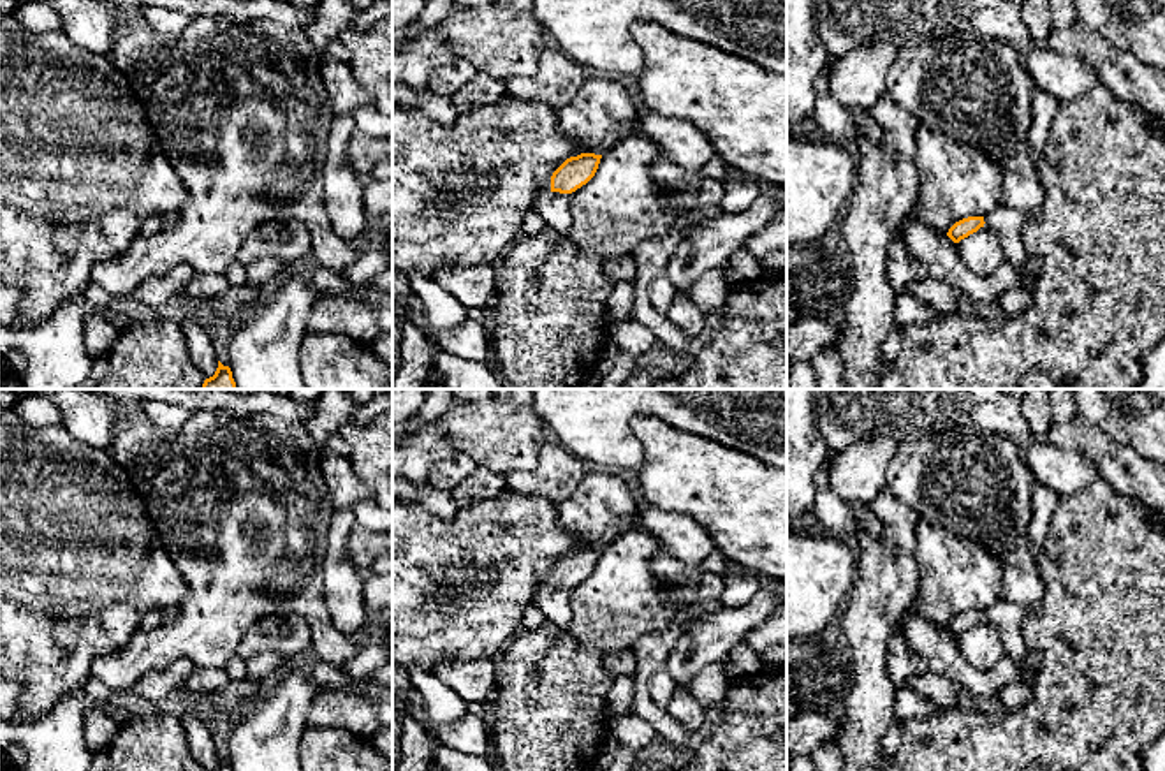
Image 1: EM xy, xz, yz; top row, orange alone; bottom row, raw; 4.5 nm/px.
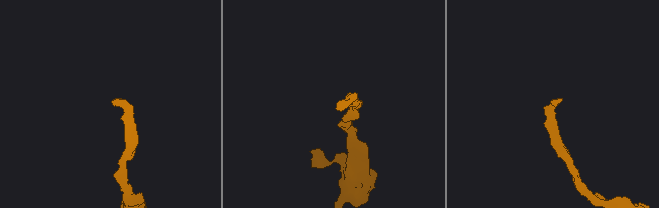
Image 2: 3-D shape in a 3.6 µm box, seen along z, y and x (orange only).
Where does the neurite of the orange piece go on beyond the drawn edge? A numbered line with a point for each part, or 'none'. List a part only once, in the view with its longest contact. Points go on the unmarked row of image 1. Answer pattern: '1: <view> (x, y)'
1: xz (555, 602)

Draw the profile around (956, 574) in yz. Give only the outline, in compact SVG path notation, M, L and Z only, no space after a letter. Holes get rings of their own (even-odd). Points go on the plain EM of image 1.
M920 519L915 558L920 588L910 607L940 630L956 616L1003 598L1003 562L980 542Z

